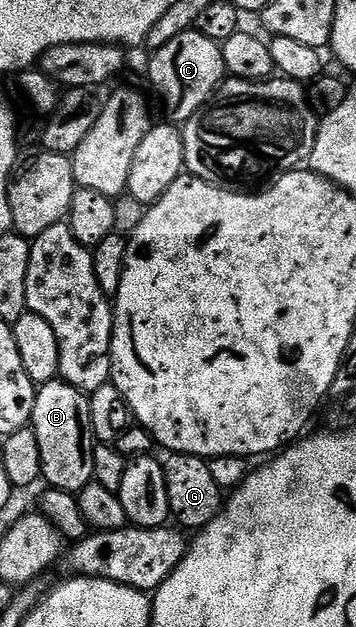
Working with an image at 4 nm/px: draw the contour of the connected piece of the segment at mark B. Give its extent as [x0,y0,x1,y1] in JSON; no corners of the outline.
[30,381,89,493]

